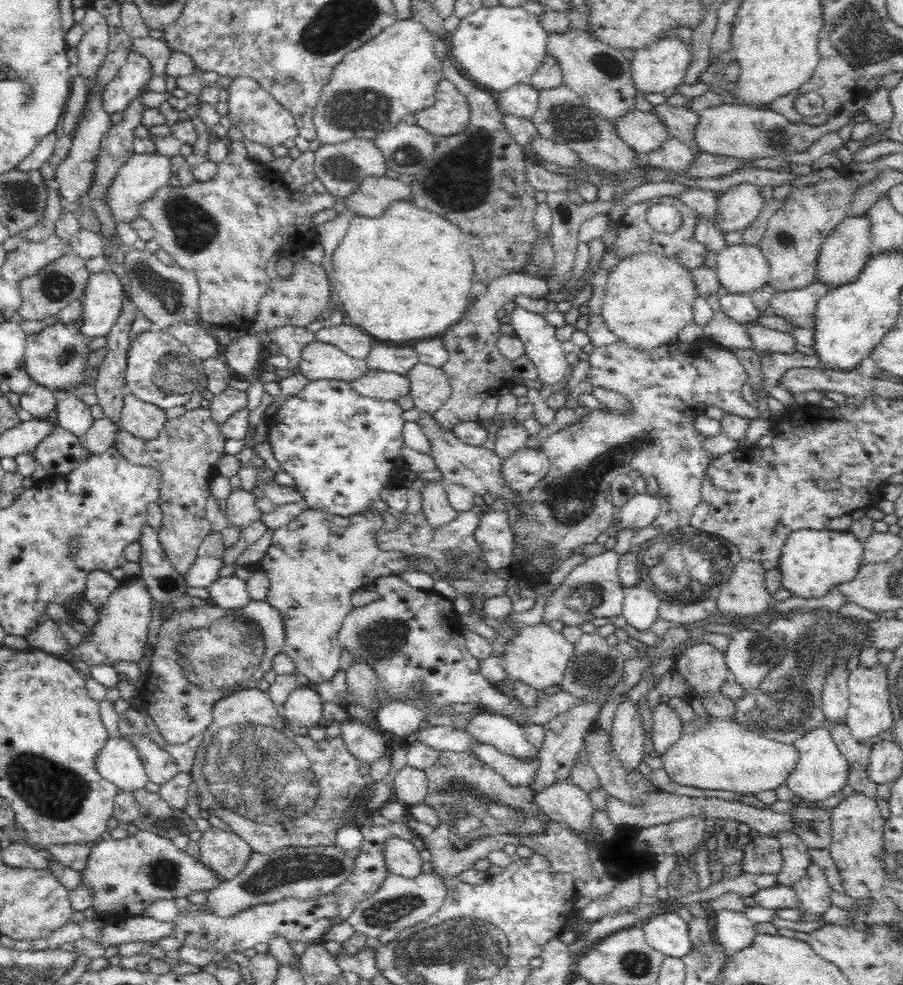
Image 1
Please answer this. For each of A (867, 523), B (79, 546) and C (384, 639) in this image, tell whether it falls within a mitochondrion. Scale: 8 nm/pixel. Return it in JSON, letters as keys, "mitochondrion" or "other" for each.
{"A":"other","B":"mitochondrion","C":"mitochondrion"}

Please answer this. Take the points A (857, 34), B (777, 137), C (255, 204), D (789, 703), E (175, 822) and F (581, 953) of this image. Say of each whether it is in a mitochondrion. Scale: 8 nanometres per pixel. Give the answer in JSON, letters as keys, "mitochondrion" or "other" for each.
{"A":"mitochondrion","B":"mitochondrion","C":"other","D":"mitochondrion","E":"other","F":"other"}

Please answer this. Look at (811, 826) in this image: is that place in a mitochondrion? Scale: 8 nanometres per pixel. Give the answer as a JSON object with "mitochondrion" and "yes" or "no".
{"mitochondrion":"yes"}

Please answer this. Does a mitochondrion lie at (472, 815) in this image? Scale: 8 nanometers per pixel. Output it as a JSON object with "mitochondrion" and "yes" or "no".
{"mitochondrion":"yes"}

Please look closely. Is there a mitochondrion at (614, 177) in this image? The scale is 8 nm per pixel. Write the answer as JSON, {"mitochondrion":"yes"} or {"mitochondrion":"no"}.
{"mitochondrion":"no"}

